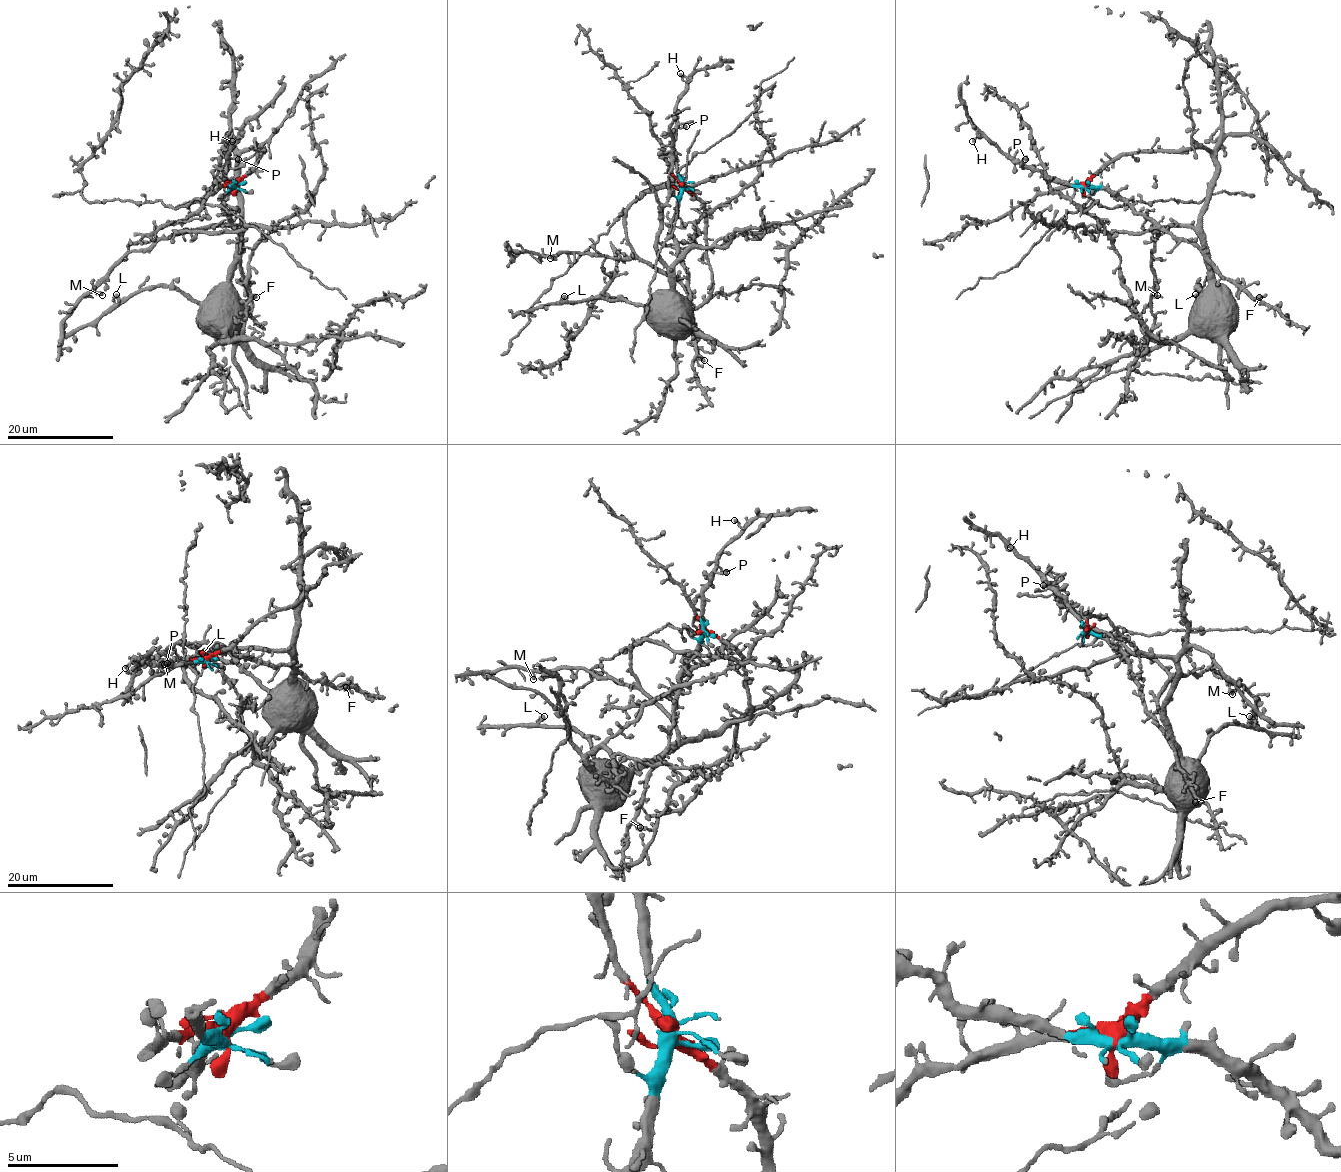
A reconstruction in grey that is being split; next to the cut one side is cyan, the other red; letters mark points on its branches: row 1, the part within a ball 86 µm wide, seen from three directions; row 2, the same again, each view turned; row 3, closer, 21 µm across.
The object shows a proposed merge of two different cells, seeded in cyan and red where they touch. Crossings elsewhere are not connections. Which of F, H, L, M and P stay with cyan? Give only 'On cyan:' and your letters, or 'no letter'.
On cyan: F, H, P

